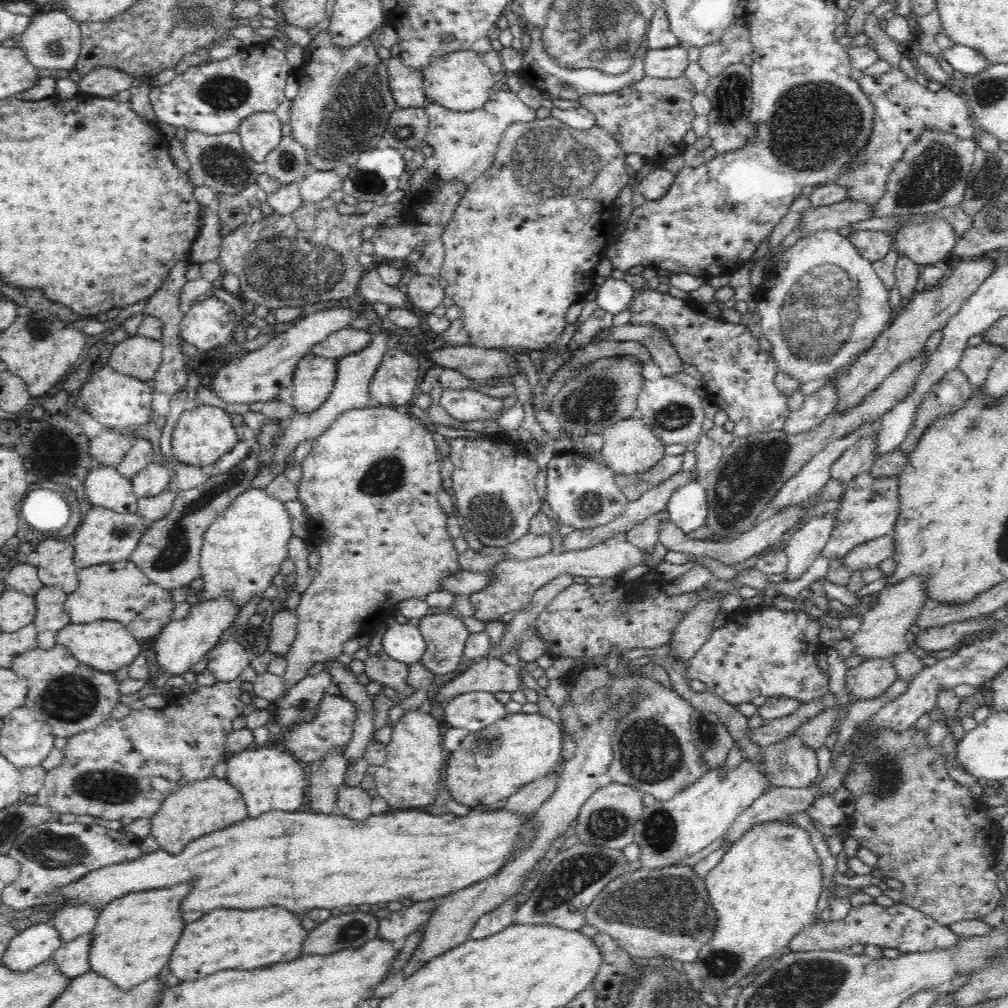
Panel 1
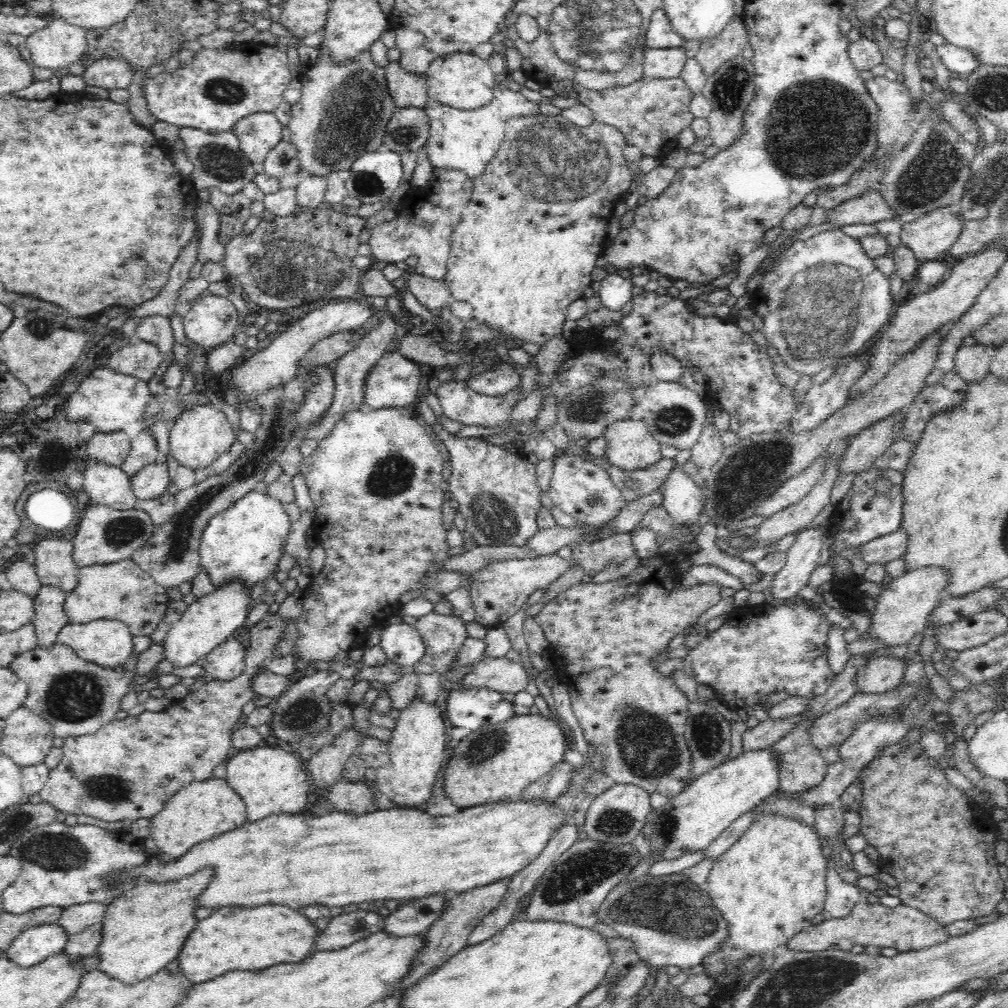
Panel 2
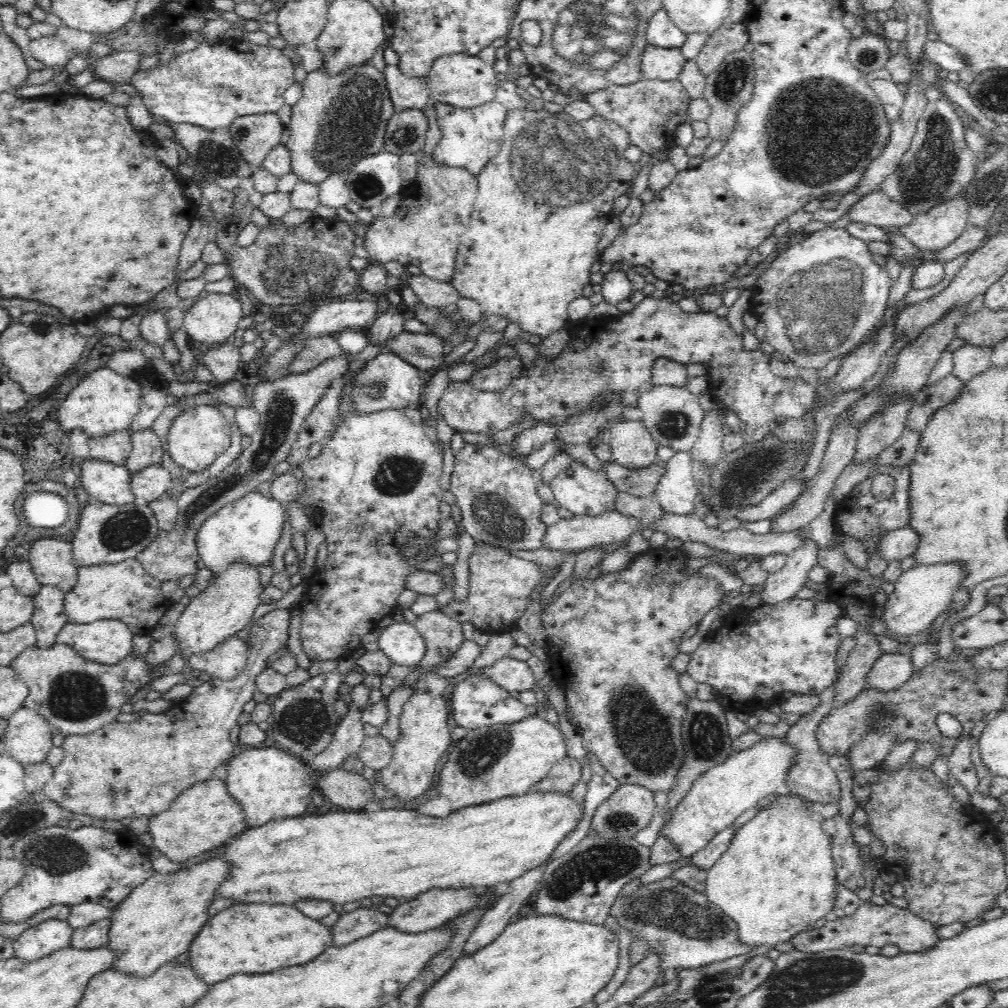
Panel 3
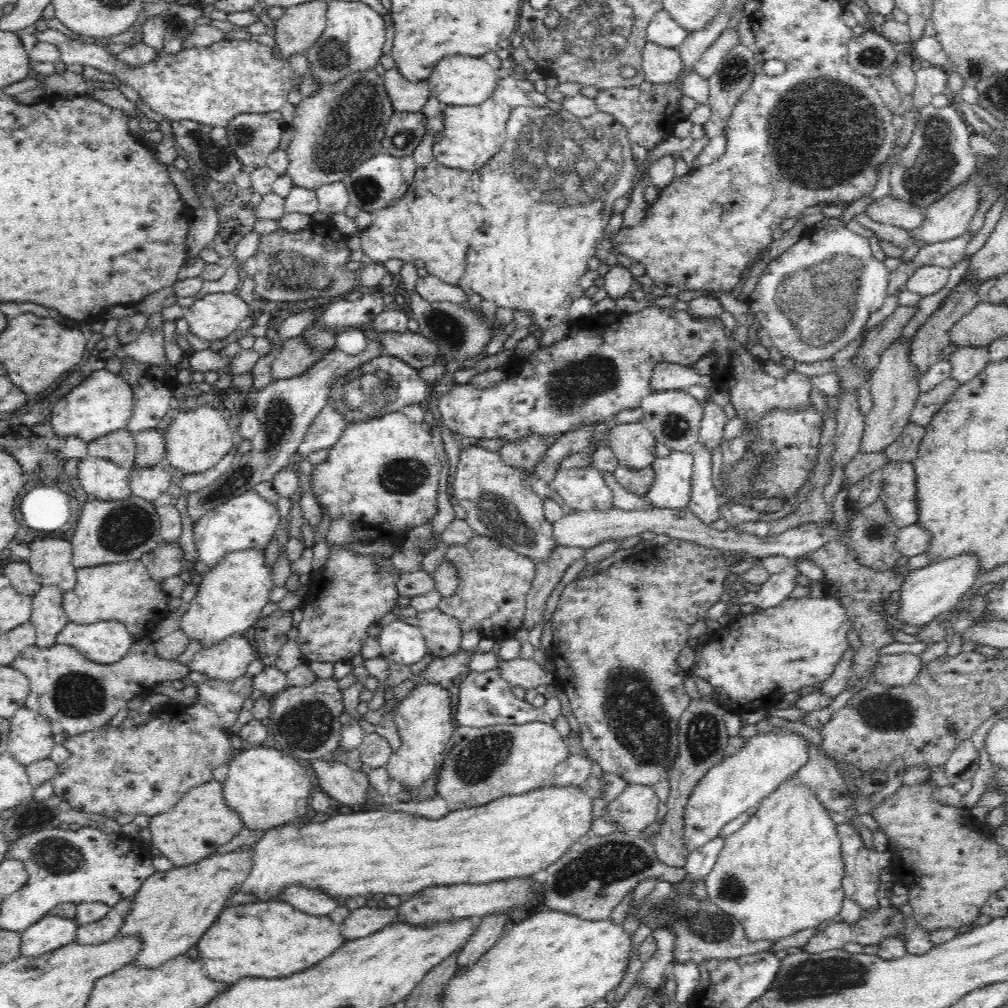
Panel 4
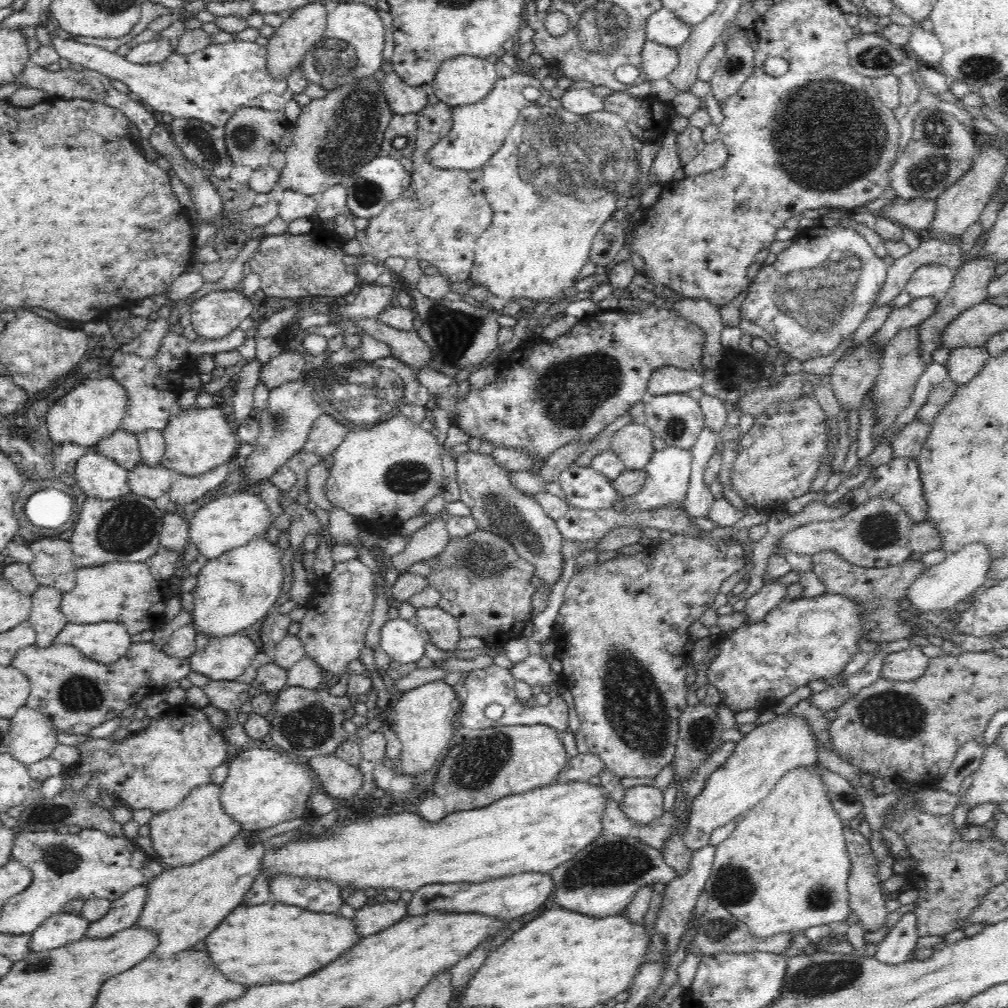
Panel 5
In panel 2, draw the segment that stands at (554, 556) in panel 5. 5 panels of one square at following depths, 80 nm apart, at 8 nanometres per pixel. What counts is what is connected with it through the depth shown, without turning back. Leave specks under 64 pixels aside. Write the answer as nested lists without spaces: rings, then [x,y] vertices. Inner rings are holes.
[[[438,421],[431,428],[434,428],[438,438],[450,452],[453,471],[448,480],[448,495],[466,518],[466,530],[472,533],[476,545],[525,546],[526,541],[540,530],[536,519],[538,511],[542,508],[541,488],[537,483],[536,465],[530,464],[524,456],[518,455],[513,446],[489,444],[479,437],[454,437],[452,433],[442,428]]]

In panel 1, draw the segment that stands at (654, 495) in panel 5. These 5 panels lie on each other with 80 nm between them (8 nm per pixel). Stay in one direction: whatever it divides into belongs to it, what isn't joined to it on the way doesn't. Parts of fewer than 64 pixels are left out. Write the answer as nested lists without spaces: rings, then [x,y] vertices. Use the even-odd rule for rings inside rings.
[[[689,481],[672,492],[667,508],[671,521],[686,534],[707,524],[707,490],[704,483]]]

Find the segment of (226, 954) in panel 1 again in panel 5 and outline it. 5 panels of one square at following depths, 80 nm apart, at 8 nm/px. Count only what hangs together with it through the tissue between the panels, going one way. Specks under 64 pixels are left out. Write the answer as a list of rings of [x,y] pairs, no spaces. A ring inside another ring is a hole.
[[[256,904],[235,908],[205,940],[215,969],[238,984],[293,983],[336,960],[362,939],[353,919],[310,912],[299,906]]]

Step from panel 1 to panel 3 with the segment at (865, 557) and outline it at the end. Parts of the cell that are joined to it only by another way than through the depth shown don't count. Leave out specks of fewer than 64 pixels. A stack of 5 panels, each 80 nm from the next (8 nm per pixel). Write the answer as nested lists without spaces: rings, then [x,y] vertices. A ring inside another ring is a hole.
[[[909,526],[888,531],[877,544],[877,552],[884,560],[902,561],[916,550],[918,533]]]

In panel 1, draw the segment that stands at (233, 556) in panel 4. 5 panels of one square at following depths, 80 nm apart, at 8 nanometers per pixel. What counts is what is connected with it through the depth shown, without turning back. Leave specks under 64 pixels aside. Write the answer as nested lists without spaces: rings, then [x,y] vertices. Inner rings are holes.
[[[225,597],[224,599],[202,601],[190,608],[190,612],[184,618],[170,621],[153,643],[156,664],[163,672],[168,672],[173,676],[190,671],[194,664],[200,662],[202,657],[217,646],[219,638],[222,638],[222,634],[238,616],[239,610],[236,607],[236,601],[232,601],[232,597]]]

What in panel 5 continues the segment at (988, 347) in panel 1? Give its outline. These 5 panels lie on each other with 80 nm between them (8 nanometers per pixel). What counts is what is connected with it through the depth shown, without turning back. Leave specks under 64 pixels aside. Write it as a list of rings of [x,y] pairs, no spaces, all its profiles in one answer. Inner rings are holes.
[[[985,345],[952,349],[950,358],[945,364],[948,367],[949,379],[959,386],[966,385],[980,373],[990,358]]]

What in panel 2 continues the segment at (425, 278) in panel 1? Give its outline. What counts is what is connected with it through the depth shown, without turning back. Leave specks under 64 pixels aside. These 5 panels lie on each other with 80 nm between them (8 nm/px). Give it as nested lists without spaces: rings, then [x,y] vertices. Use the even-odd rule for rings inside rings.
[[[418,272],[407,277],[406,290],[414,294],[418,302],[430,311],[448,309],[454,302],[452,293],[443,280],[436,280]]]

